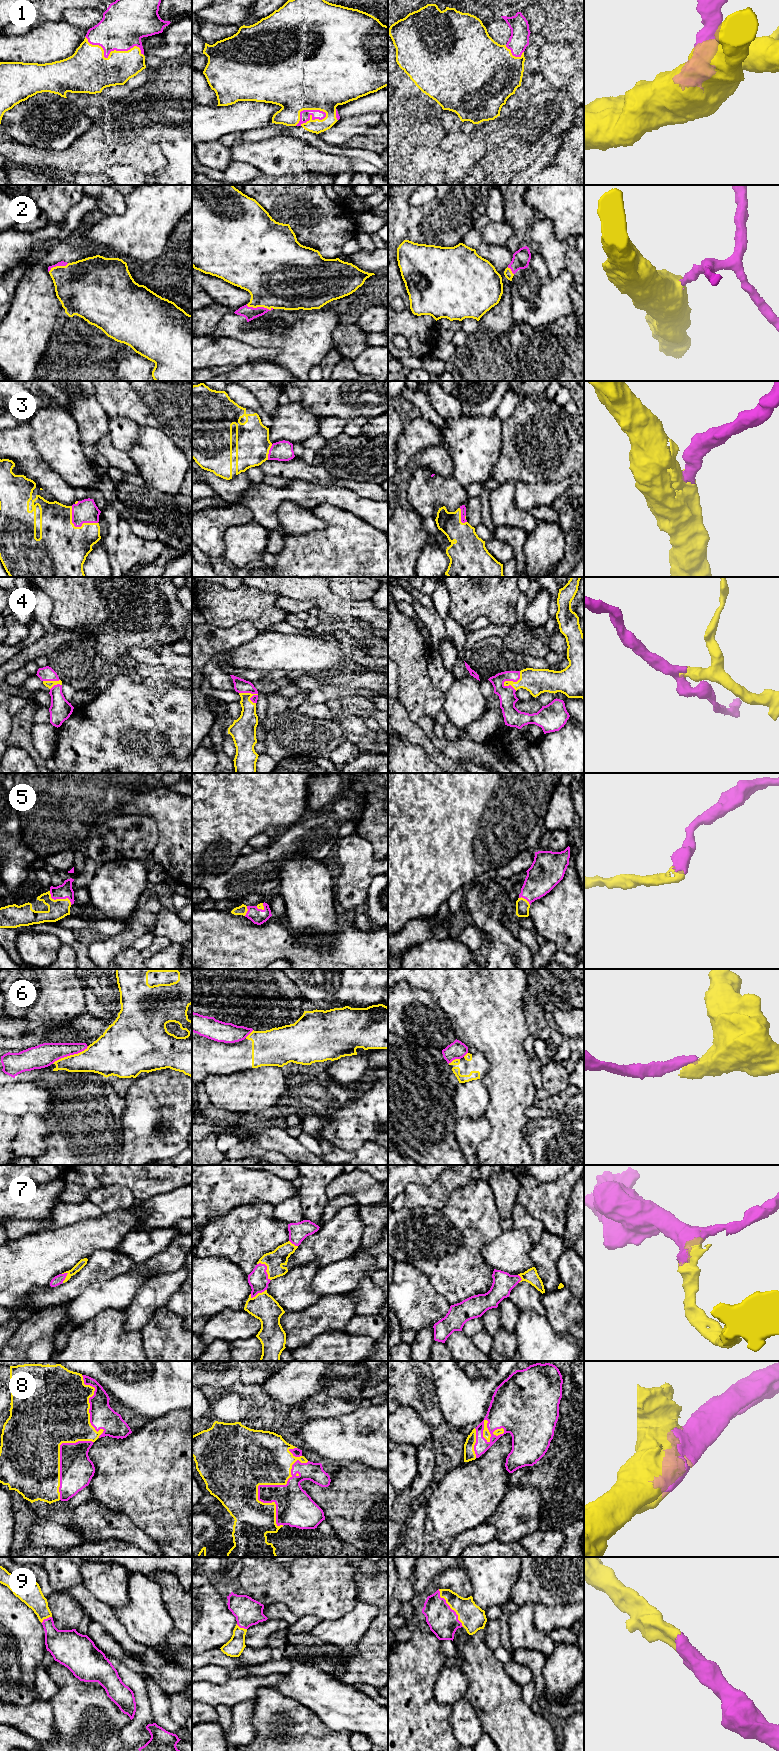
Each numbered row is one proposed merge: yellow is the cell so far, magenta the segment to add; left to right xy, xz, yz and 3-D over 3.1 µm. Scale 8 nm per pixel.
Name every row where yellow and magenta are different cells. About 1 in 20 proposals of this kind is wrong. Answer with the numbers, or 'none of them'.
6

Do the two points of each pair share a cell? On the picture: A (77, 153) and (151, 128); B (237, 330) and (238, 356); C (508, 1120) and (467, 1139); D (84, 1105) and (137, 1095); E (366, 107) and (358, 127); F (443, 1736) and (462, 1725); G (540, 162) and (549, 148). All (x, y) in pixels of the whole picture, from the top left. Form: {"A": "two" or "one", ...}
{"A": "one", "B": "two", "C": "two", "D": "two", "E": "two", "F": "two", "G": "one"}

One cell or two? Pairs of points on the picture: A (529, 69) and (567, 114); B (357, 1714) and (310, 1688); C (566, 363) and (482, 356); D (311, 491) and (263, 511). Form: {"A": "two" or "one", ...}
{"A": "two", "B": "one", "C": "one", "D": "one"}

